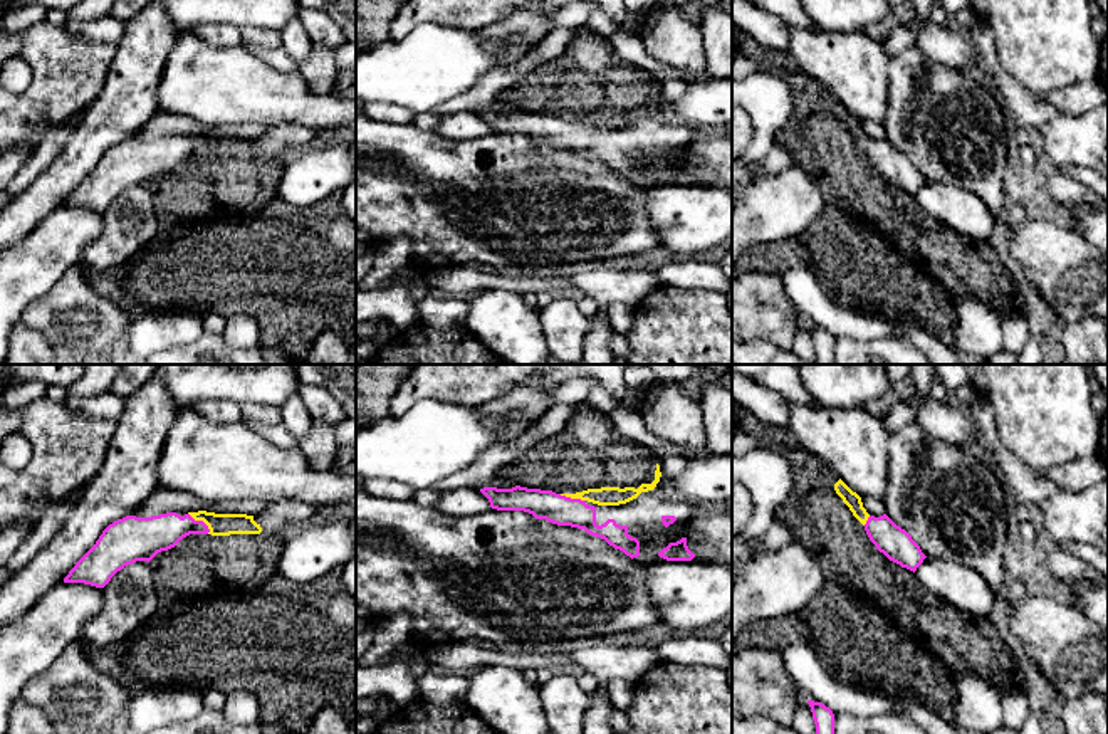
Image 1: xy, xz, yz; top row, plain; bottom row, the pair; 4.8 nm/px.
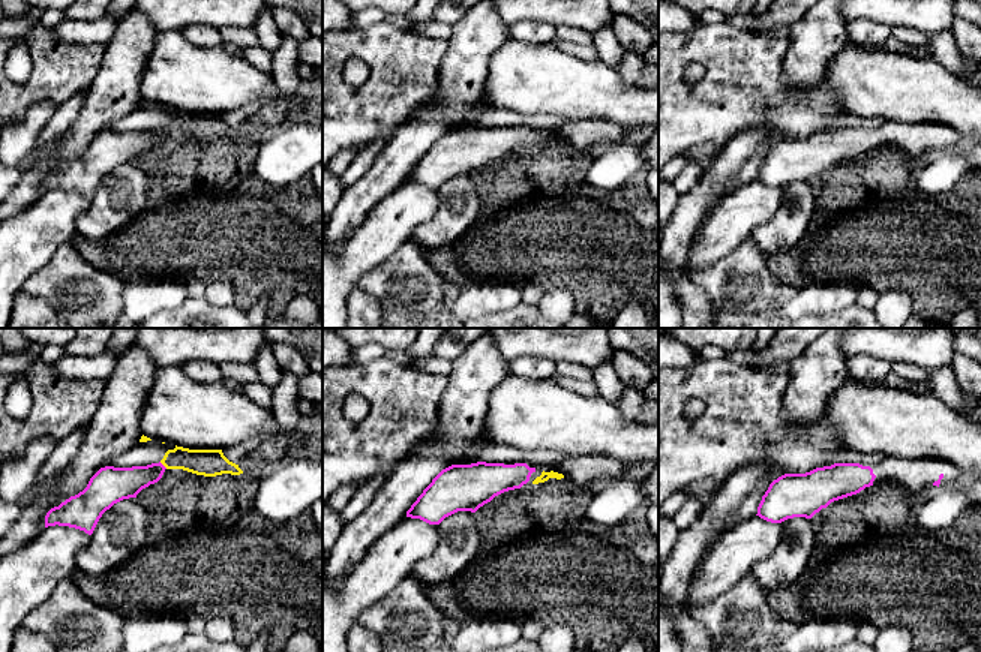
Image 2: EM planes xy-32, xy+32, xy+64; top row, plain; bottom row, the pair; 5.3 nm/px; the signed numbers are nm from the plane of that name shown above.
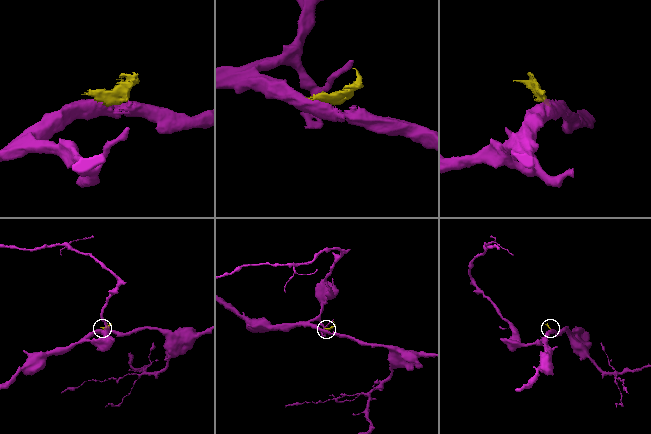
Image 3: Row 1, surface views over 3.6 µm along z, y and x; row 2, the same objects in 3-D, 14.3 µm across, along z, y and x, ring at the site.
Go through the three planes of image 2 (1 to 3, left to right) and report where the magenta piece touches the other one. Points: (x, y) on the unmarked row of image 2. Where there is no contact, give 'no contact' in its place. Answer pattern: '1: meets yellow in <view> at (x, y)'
1: meets yellow in xy-32 at (164, 129)
2: no contact
3: no contact

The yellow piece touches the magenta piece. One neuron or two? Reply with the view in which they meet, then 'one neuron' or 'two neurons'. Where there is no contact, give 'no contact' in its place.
xy | one neuron

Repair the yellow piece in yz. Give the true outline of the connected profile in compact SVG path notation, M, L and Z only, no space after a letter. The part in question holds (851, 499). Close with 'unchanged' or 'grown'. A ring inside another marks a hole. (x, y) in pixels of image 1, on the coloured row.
M841 479L834 484L834 490L849 507L853 516L865 526L865 531L876 549L890 561L915 573L927 556L912 536L896 526L886 514L880 517L870 516L863 507L861 497Z; grown

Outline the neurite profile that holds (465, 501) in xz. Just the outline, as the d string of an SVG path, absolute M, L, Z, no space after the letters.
M458 487L443 492L435 507L448 516L477 516L492 509L480 489L473 487Z

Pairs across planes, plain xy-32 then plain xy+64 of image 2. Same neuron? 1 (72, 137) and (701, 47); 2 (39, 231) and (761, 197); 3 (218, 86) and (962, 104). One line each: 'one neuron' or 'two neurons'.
1: two neurons
2: one neuron
3: one neuron

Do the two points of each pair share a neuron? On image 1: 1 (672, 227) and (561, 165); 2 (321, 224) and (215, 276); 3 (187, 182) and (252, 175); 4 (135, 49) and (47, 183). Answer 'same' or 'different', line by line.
1: different
2: same
3: same
4: same

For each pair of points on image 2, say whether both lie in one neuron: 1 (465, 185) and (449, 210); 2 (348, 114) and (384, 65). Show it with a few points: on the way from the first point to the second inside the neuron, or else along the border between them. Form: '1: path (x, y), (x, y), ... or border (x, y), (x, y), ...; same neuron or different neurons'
1: path (461, 191), (455, 204); same neuron
2: path (360, 102), (384, 77); same neuron

